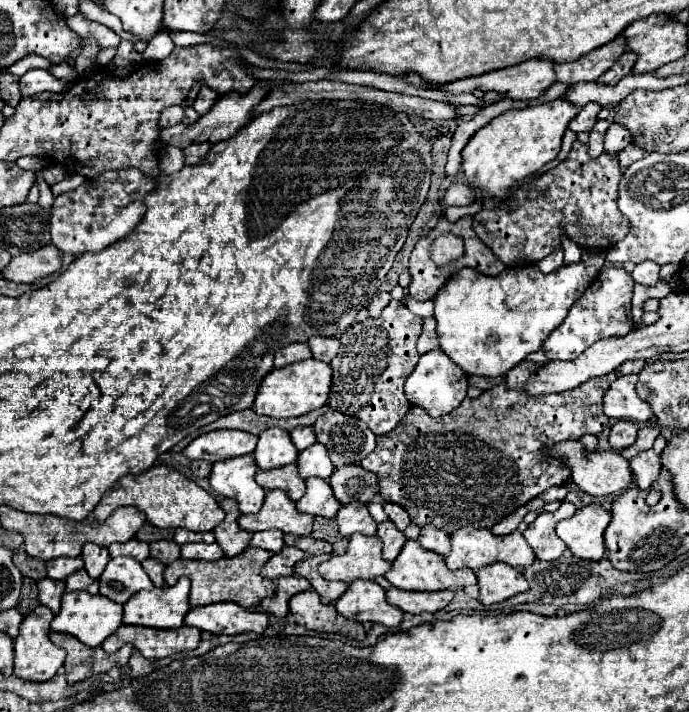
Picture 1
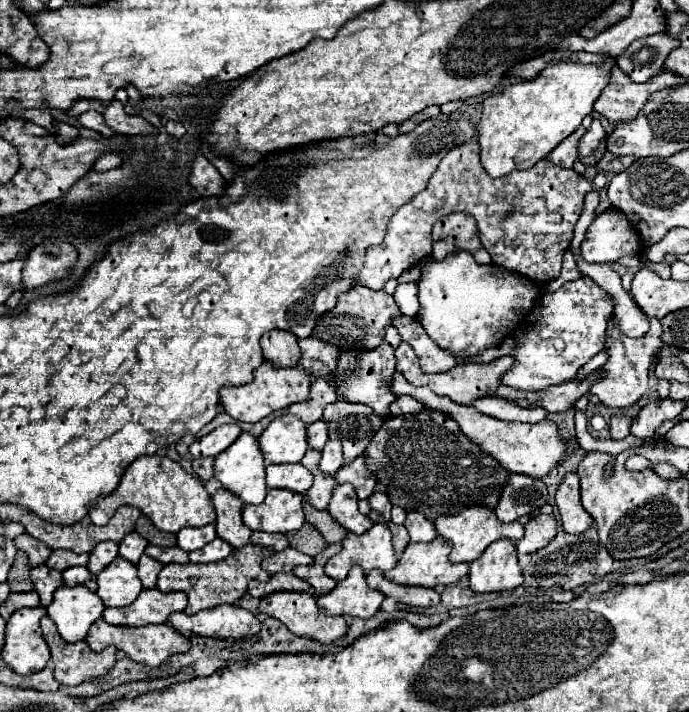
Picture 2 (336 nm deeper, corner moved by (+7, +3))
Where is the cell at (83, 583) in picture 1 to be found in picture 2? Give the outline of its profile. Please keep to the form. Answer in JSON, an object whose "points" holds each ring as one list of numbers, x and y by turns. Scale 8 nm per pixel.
{"points":[[71,567,71,569,67,569,65,573,63,573,63,579,65,579,65,585,83,585,83,587,87,587,89,591,95,591,97,589,97,585,95,585,95,575,93,573,89,573,89,569,87,567]]}

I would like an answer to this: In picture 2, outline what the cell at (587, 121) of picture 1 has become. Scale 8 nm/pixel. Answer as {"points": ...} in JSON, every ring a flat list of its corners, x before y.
{"points":[[579,127,575,133,563,139,563,143,559,143,559,147,555,147,551,155,547,155,547,159,561,167,573,167,573,163,577,161,577,143,585,135,585,131,587,131,585,127]]}

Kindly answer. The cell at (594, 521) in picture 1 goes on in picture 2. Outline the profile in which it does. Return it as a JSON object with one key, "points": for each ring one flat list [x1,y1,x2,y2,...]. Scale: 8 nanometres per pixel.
{"points":[[567,473,557,489,557,507,561,513,561,525,567,533,583,533,593,523,593,517,581,505,581,491,577,473]]}

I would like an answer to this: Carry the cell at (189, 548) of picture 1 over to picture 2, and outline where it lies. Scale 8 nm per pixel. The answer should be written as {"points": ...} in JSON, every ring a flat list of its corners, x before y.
{"points":[[217,537,211,543,207,543,207,547,189,553,189,559,191,559,191,563,211,563,211,561,225,559,231,551,233,551,233,547]]}

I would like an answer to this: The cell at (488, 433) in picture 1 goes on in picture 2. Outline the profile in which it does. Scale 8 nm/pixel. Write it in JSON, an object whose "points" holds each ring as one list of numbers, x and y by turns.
{"points":[[419,411,419,413,407,413,399,417,387,417,383,427,377,431,377,435,371,439,367,447,367,467,373,471,379,483,385,485,387,495,393,505,401,505,407,511,415,509,427,519,435,521,443,513,459,513,467,505,487,505,495,507,499,501,499,493,503,491,507,483,507,471,499,467,491,459,491,455,483,455,457,427,453,419,447,419,447,415,439,415,437,411]]}

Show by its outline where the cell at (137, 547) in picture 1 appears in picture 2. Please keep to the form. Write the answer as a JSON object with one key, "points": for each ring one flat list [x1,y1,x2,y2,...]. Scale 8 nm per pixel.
{"points":[[129,533,121,543,119,543,119,555,131,563,137,565,139,557,143,555,145,547,147,547,147,539,143,539,139,533]]}

